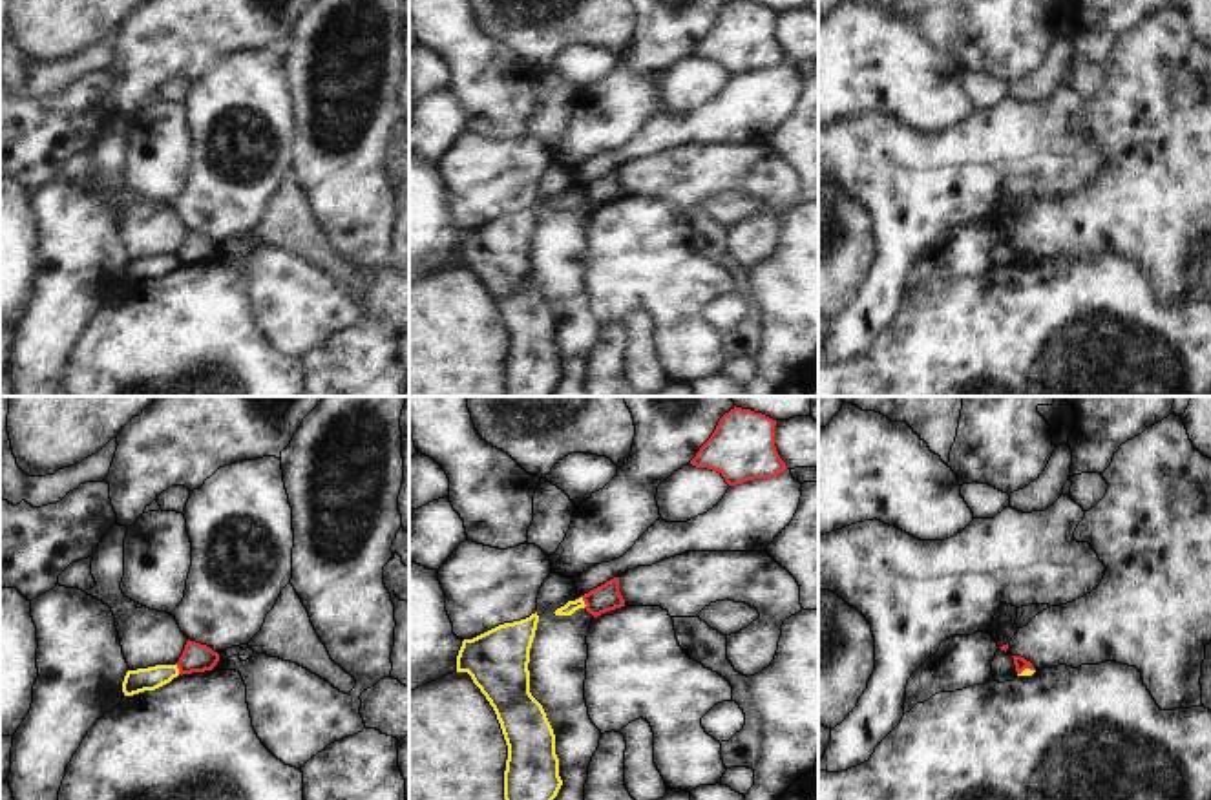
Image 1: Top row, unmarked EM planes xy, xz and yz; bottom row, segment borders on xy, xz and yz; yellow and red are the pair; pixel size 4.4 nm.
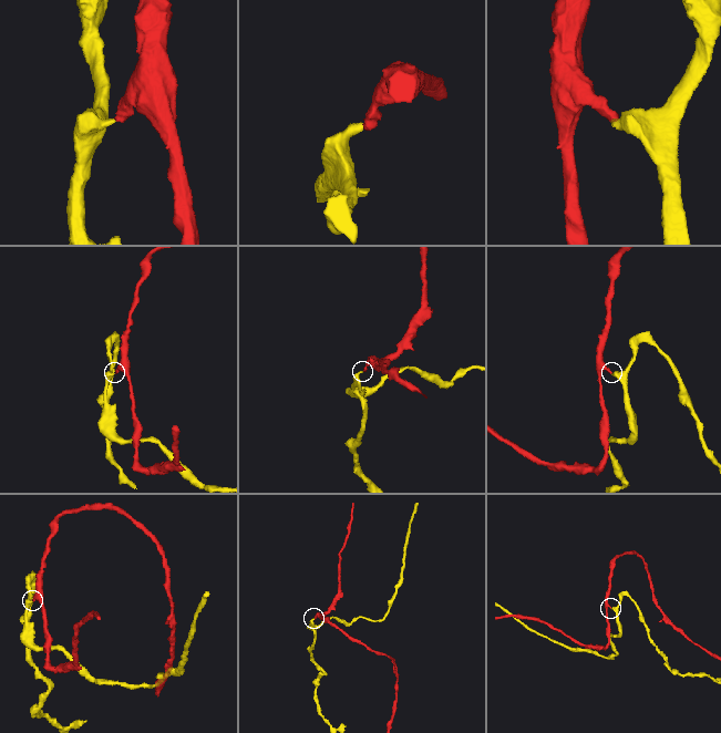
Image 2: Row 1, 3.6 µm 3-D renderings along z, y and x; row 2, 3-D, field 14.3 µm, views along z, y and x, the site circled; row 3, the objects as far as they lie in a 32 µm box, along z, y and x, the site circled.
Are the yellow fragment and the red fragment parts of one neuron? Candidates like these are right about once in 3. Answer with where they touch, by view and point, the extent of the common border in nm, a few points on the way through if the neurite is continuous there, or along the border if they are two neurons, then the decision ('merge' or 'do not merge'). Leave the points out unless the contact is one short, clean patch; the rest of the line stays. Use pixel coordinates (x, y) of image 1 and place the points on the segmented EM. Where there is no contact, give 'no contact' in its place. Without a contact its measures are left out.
meets yellow in xz at (583, 601); contact 60 nm long; border along xz (581, 596), (585, 607); do not merge

